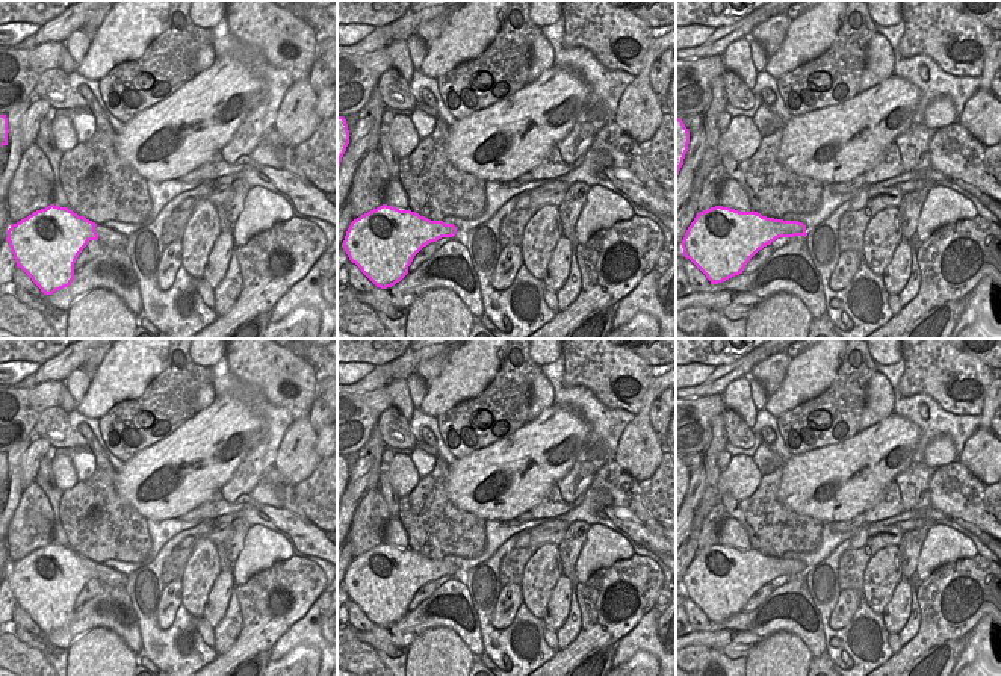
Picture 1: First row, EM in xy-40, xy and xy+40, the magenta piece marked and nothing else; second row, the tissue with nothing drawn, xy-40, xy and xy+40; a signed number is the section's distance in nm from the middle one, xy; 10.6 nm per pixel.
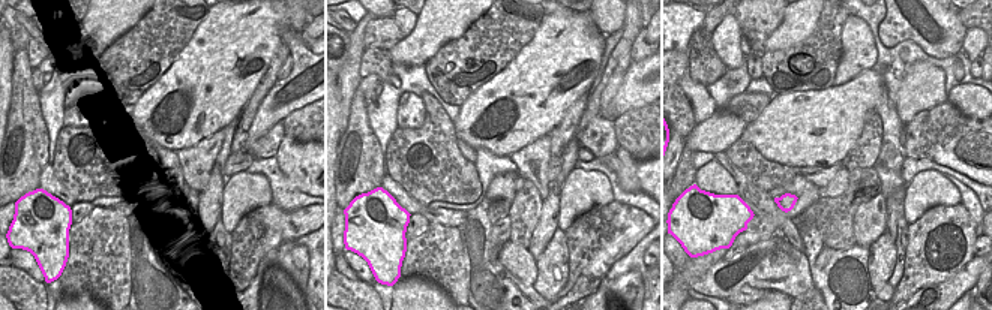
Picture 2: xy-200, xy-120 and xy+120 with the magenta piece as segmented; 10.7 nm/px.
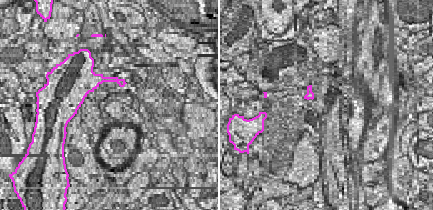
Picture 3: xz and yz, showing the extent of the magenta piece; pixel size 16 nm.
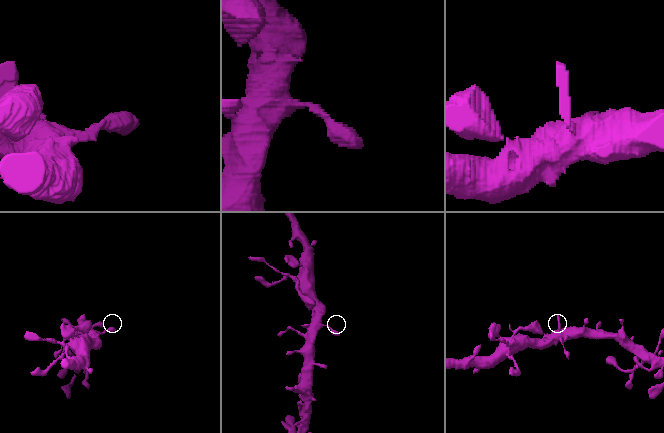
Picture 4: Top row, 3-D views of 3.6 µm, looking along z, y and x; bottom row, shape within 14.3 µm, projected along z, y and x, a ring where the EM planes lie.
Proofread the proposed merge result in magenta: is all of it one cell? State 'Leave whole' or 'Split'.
Leave whole.

